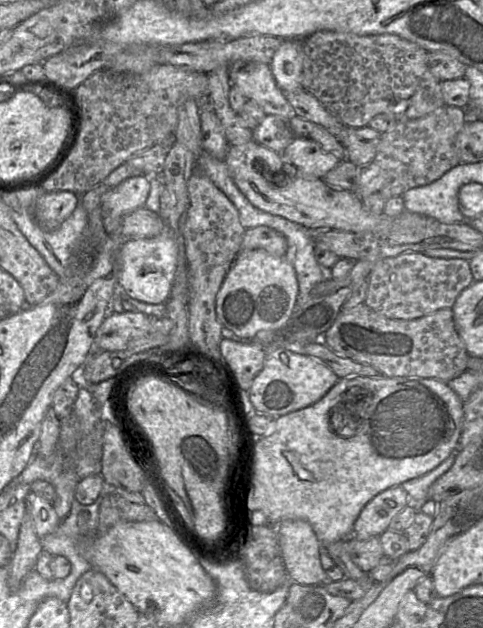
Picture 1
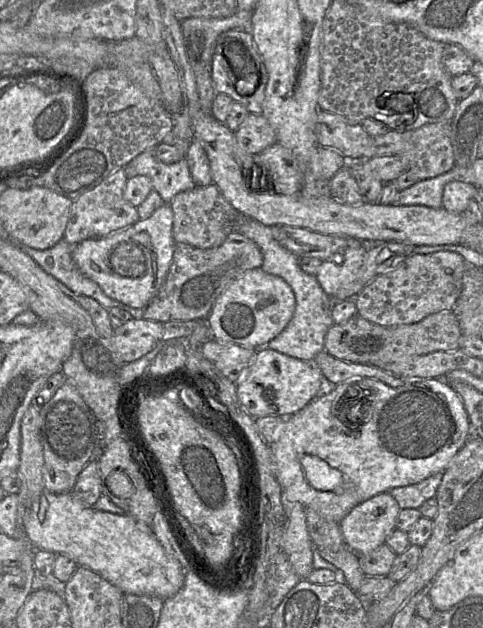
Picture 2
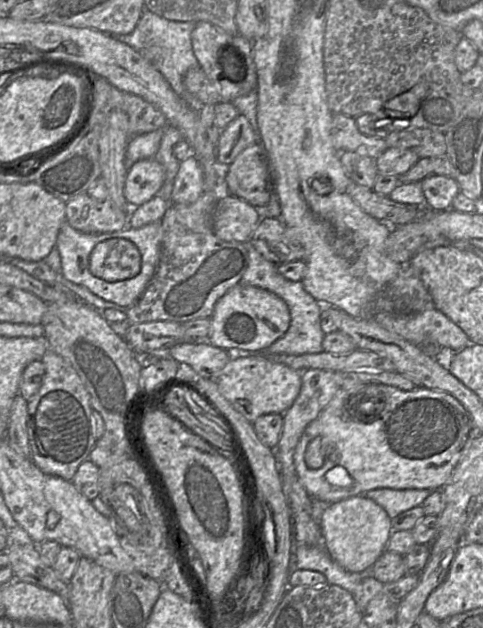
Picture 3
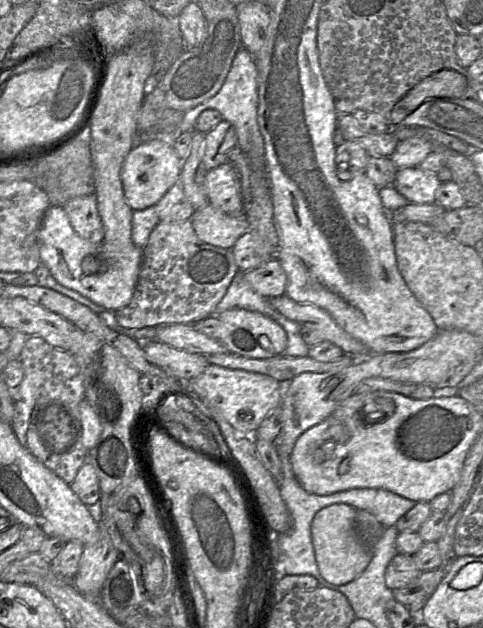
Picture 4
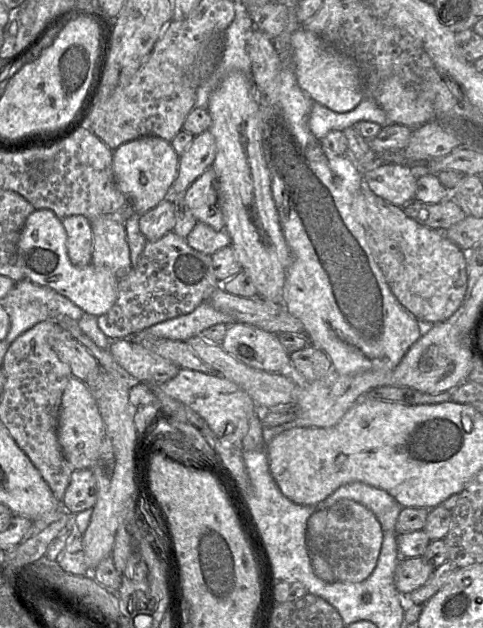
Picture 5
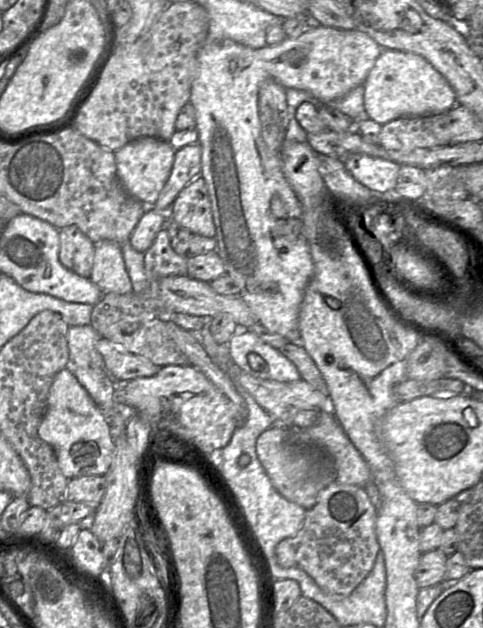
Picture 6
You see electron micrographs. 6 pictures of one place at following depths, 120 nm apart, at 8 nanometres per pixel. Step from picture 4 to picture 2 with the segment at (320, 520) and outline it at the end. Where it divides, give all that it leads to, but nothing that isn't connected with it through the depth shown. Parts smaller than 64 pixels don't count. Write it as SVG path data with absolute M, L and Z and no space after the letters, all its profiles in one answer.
M389 492L356 505L338 524L346 546L362 555L385 544L396 528L400 511L399 504Z

